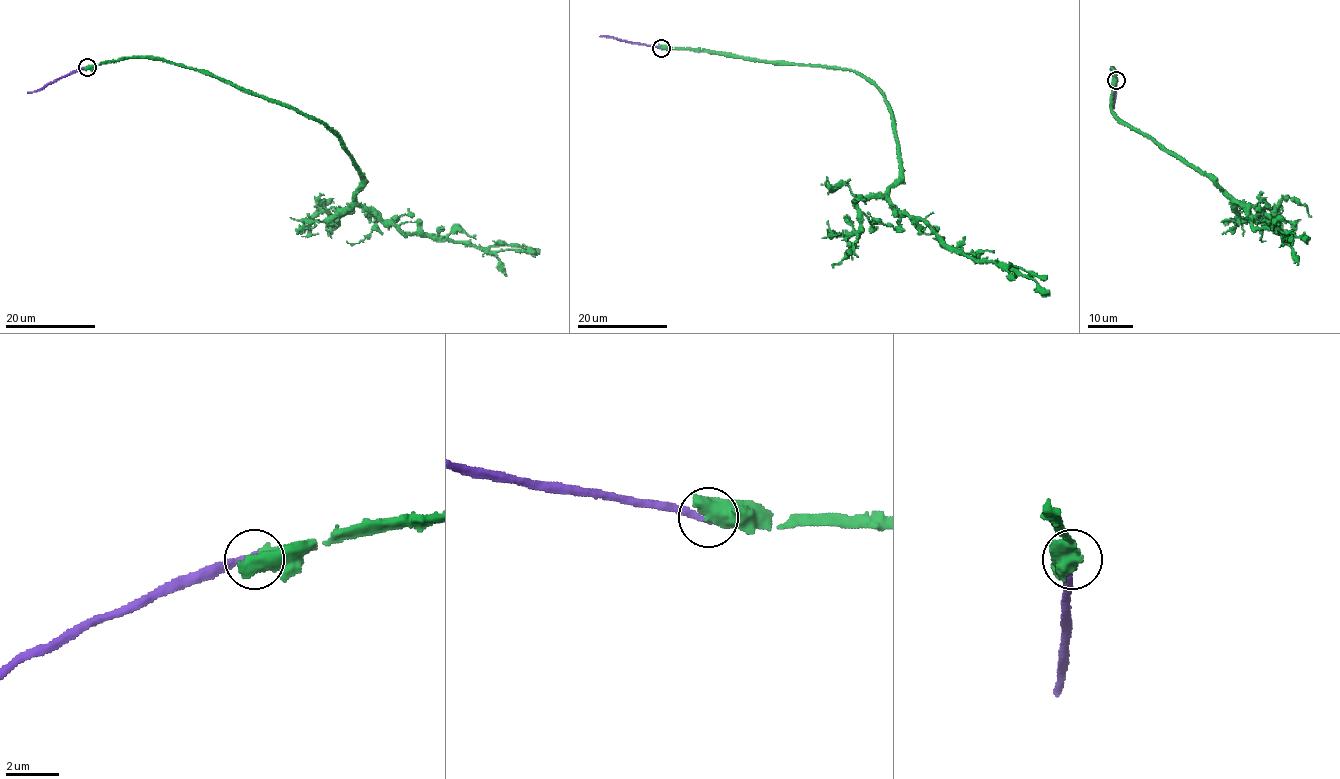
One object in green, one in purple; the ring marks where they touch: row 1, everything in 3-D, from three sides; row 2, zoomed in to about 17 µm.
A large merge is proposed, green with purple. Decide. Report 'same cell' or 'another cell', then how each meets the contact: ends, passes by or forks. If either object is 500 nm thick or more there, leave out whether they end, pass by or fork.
another cell

